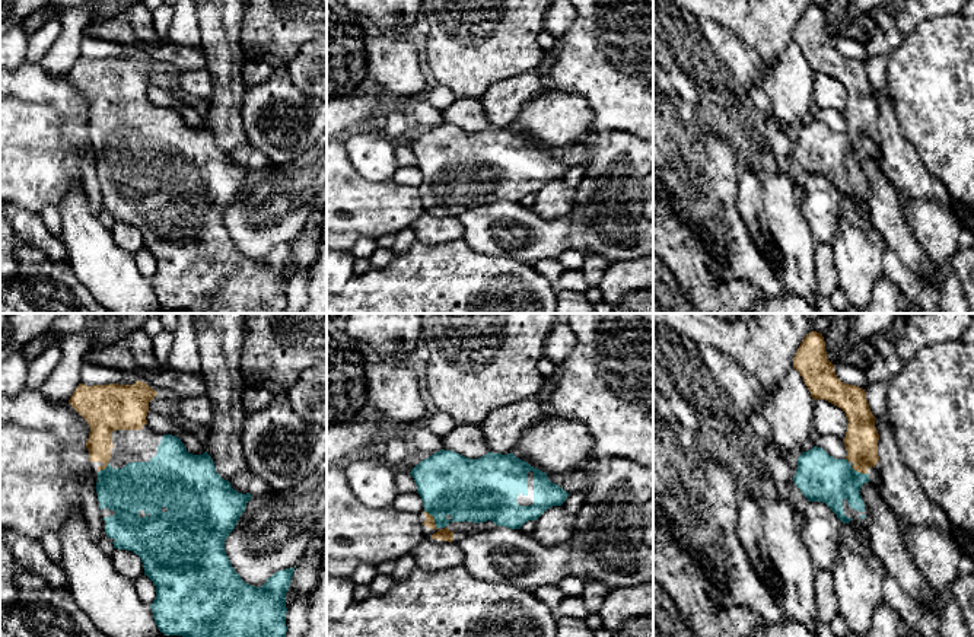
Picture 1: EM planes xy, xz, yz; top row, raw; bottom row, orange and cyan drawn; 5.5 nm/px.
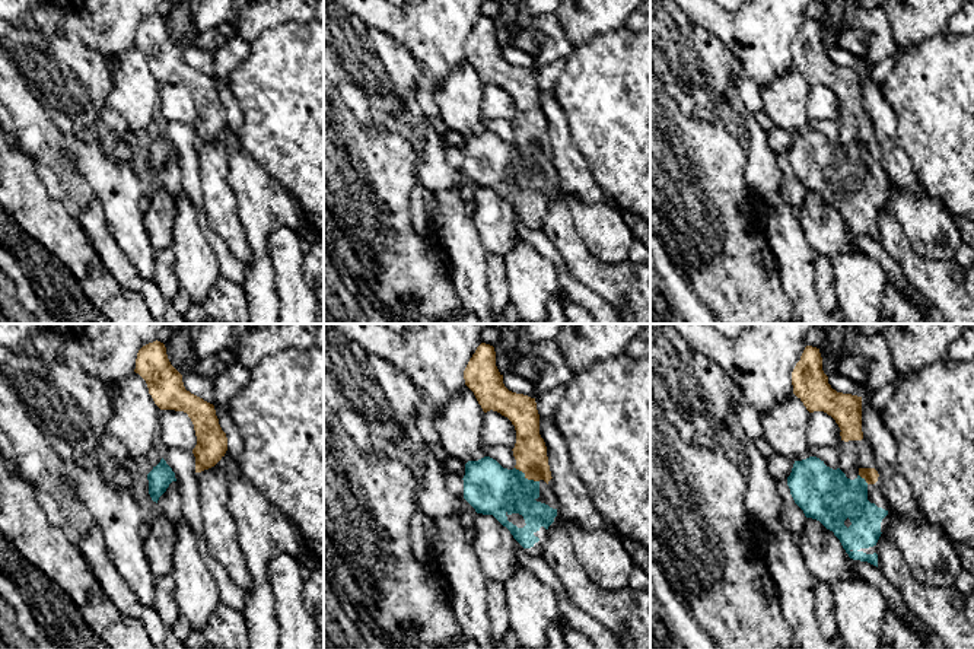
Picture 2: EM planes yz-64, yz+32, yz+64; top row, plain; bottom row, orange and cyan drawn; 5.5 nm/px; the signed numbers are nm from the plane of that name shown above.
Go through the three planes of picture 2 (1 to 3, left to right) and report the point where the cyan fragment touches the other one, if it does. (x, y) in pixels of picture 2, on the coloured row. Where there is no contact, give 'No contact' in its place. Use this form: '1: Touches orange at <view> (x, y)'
1: No contact
2: Touches orange at yz+32 (527, 477)
3: Touches orange at yz+64 (862, 477)

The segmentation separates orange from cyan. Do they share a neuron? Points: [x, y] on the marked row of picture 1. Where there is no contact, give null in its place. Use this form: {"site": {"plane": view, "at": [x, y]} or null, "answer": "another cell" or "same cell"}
{"site": {"plane": "xz", "at": [433, 519]}, "answer": "same cell"}

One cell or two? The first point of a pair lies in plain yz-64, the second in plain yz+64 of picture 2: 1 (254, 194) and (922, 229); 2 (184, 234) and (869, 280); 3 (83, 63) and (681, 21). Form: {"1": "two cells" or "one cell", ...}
{"1": "two cells", "2": "one cell", "3": "one cell"}

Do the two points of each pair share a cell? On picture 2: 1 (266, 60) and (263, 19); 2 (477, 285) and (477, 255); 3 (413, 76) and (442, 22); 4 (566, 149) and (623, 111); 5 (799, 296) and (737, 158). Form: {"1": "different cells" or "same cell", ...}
{"1": "different cells", "2": "same cell", "3": "different cells", "4": "different cells", "5": "different cells"}

